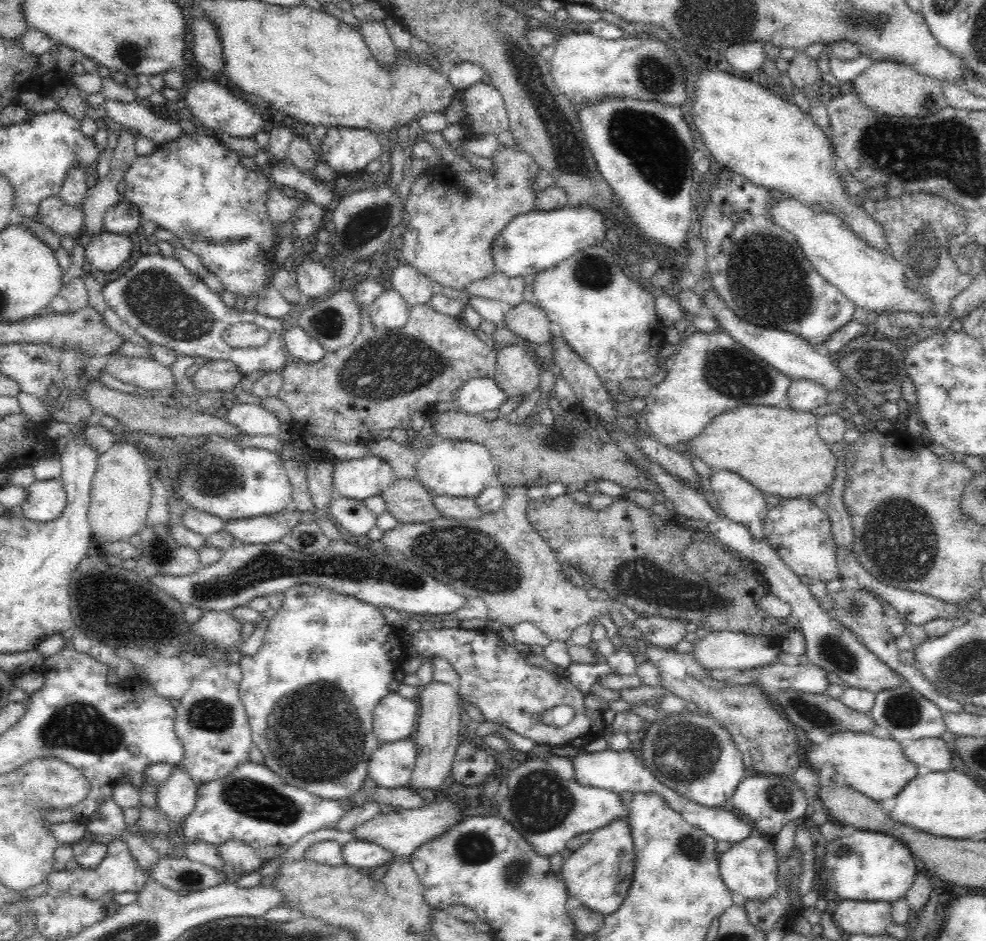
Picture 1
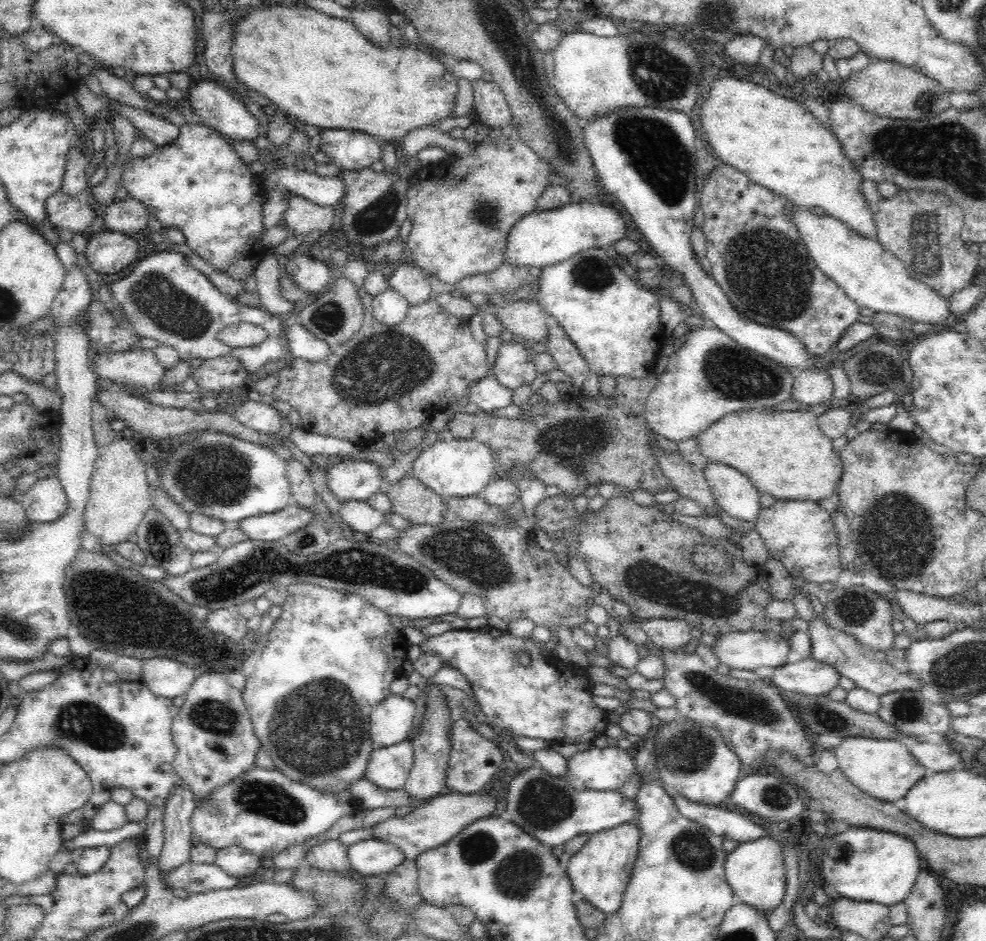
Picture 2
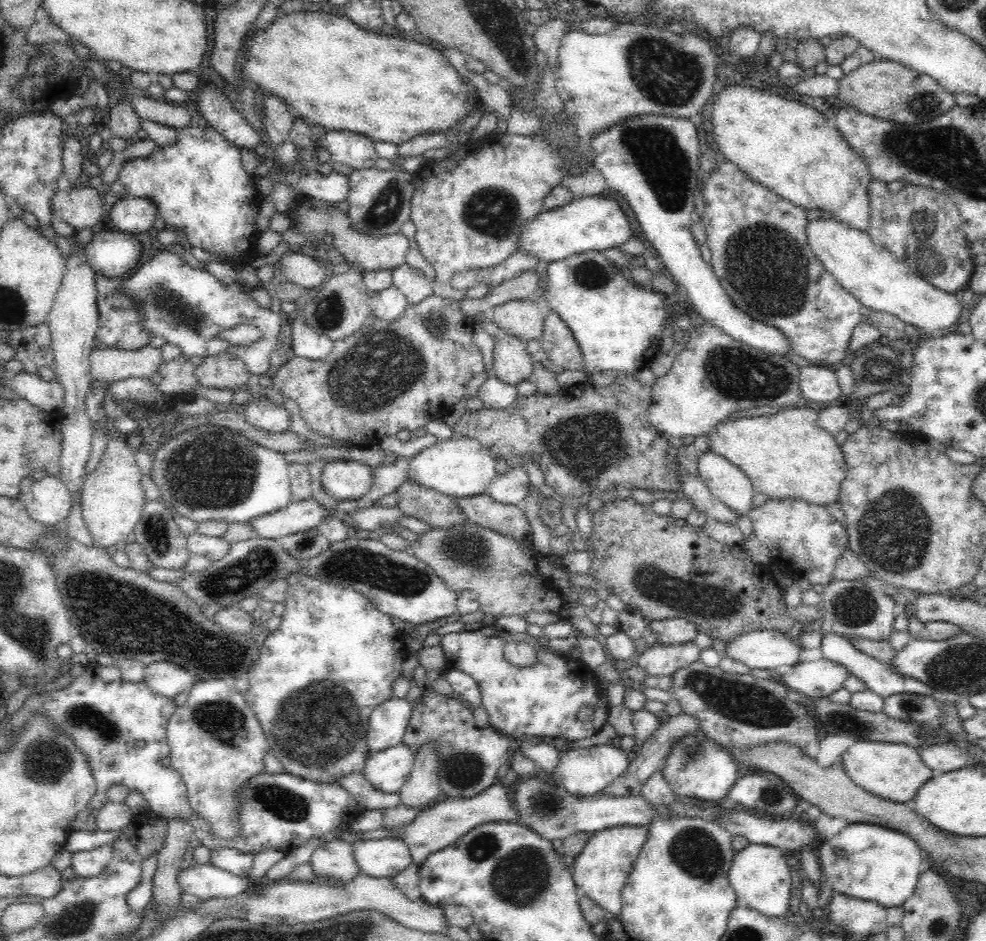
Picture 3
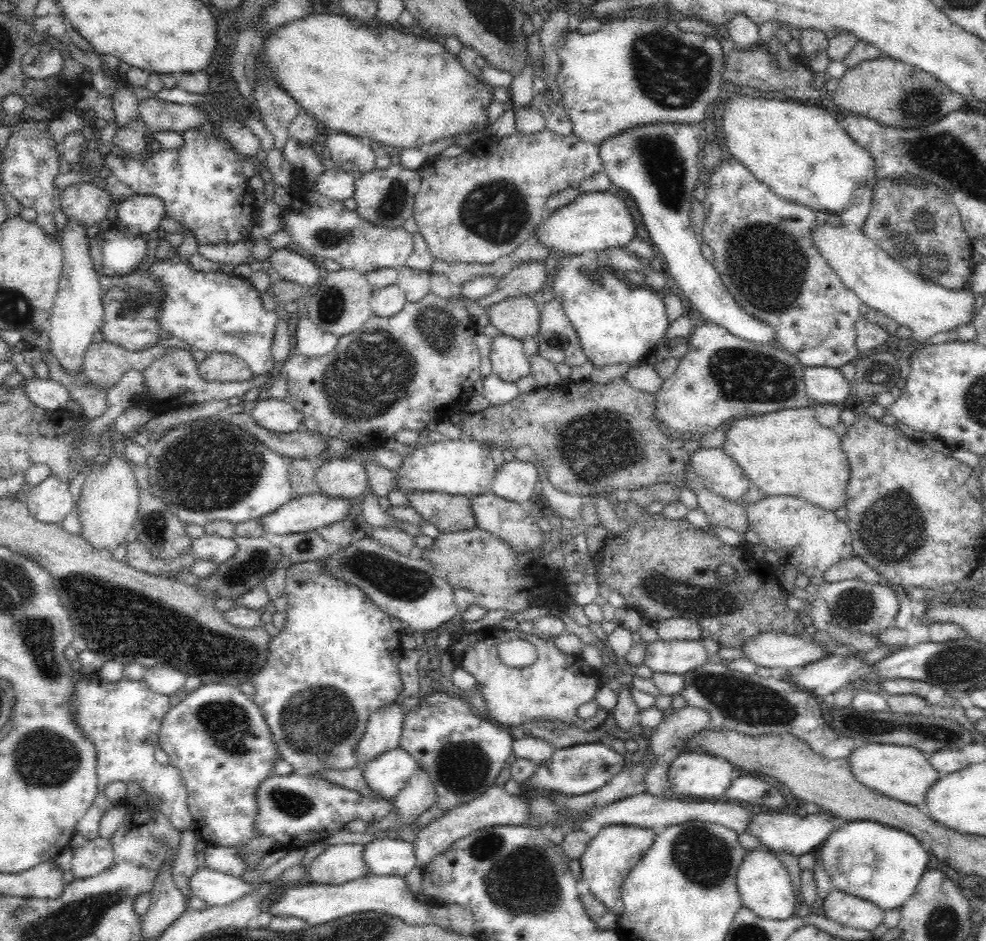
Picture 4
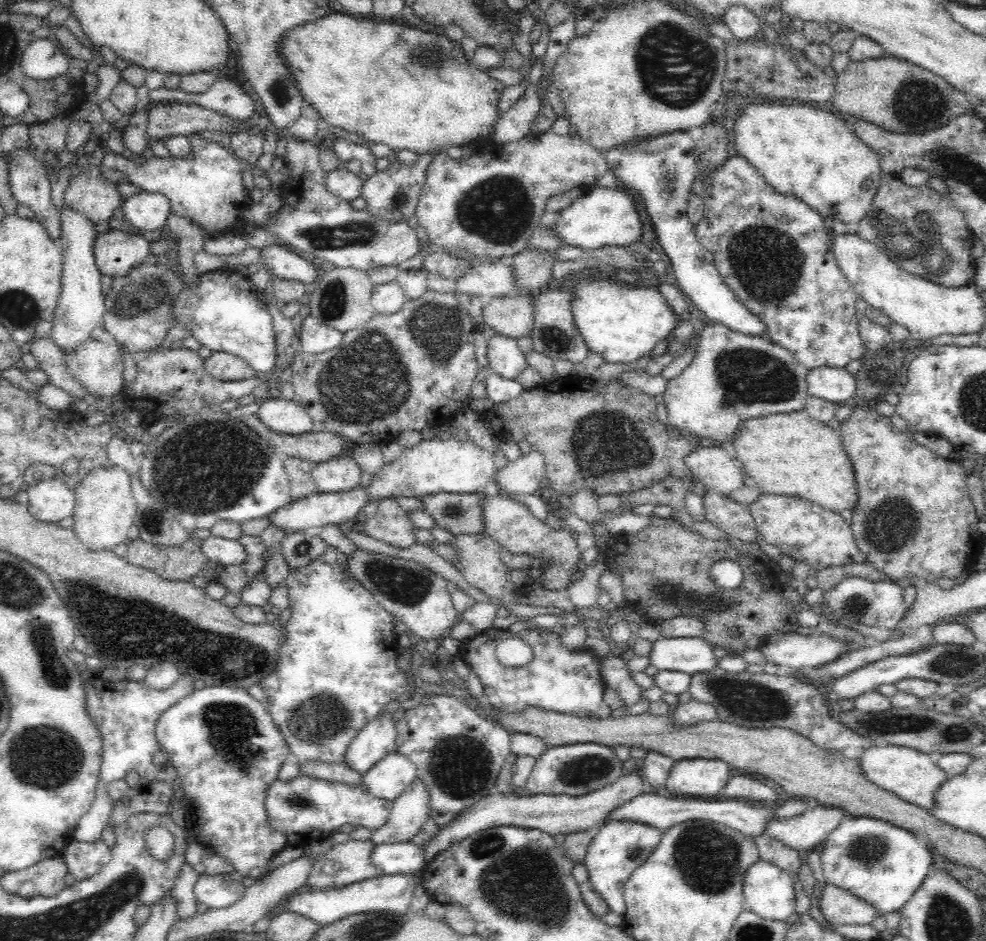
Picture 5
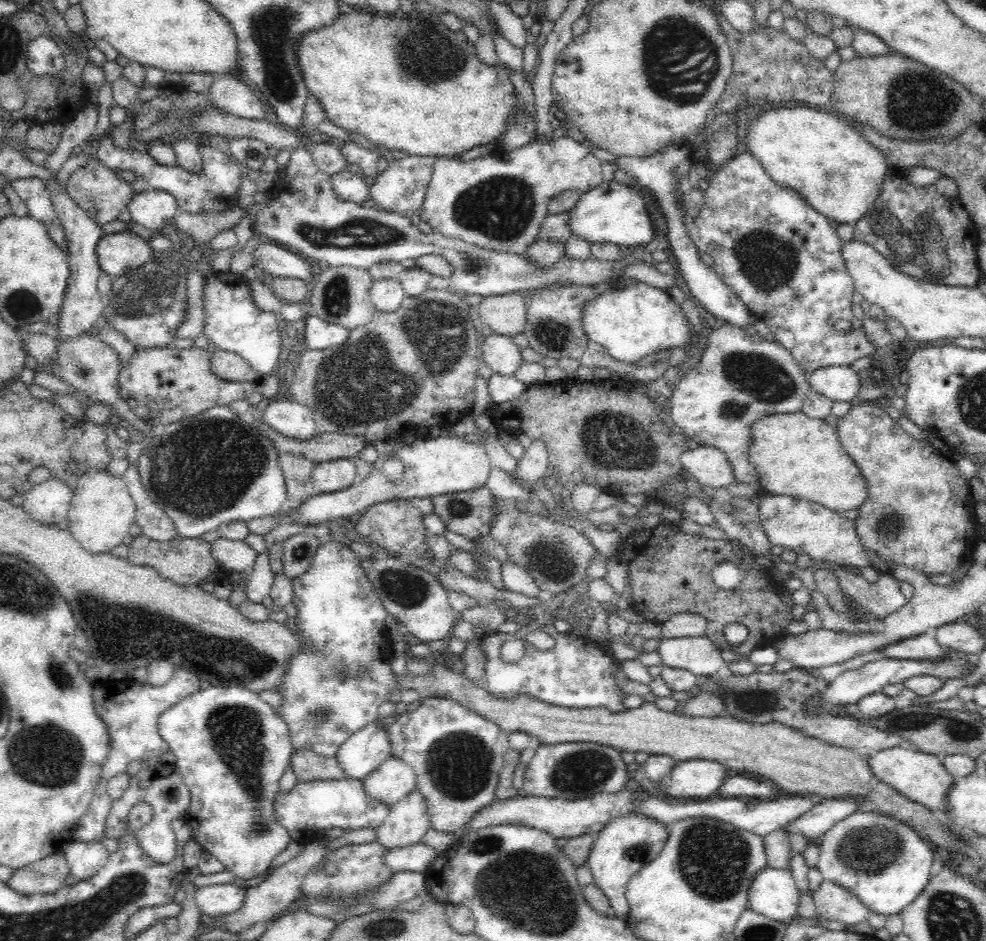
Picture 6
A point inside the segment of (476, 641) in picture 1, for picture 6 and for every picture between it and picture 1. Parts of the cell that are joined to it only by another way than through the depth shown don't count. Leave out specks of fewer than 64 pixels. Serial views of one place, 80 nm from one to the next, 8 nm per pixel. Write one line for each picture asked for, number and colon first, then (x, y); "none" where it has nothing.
2: (531, 701)
3: (543, 699)
4: (551, 690)
5: (558, 680)
6: (576, 673)

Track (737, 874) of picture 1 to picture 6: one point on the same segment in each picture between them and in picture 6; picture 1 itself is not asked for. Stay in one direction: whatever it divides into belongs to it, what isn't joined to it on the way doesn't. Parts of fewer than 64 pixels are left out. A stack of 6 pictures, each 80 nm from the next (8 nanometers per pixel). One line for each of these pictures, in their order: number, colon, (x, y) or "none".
2: (755, 870)
3: (759, 874)
4: (765, 887)
5: (768, 891)
6: (773, 893)

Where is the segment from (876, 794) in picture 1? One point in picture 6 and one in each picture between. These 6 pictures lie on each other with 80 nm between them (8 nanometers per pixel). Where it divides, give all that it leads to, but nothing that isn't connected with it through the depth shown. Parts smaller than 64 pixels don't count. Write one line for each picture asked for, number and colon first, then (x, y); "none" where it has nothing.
2: (883, 768)
3: (891, 770)
4: (903, 773)
5: (909, 774)
6: (920, 777)

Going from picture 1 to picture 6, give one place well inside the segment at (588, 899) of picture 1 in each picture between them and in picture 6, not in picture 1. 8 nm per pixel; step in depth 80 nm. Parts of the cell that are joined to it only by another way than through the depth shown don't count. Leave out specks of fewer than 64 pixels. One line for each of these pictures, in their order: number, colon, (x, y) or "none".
2: (600, 870)
3: (601, 869)
4: (611, 854)
5: (619, 847)
6: (627, 843)

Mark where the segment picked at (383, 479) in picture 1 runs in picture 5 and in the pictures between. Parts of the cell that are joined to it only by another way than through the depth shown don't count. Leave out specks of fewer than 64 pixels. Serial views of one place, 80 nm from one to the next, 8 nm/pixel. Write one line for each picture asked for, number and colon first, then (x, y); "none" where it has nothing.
2: (350, 479)
3: (349, 480)
4: (345, 478)
5: (340, 474)

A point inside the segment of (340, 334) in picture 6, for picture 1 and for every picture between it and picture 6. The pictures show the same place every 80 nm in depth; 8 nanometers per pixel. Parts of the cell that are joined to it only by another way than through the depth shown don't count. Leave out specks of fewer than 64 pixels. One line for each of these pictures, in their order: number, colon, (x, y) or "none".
1: (298, 345)
2: (303, 345)
3: (306, 343)
4: (311, 342)
5: (315, 338)

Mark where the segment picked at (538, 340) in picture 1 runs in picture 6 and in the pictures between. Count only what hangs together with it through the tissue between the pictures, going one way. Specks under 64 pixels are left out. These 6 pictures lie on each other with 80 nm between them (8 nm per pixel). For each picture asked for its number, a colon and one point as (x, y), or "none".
2: (525, 318)
3: (522, 318)
4: (519, 317)
5: (512, 315)
6: (505, 314)

